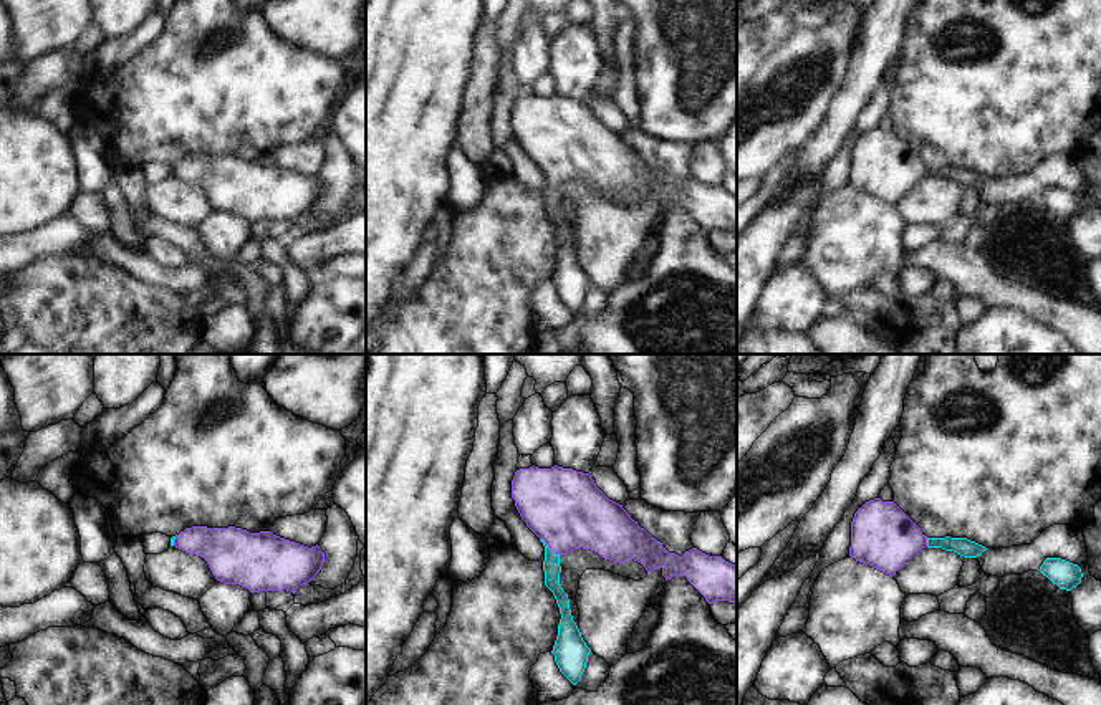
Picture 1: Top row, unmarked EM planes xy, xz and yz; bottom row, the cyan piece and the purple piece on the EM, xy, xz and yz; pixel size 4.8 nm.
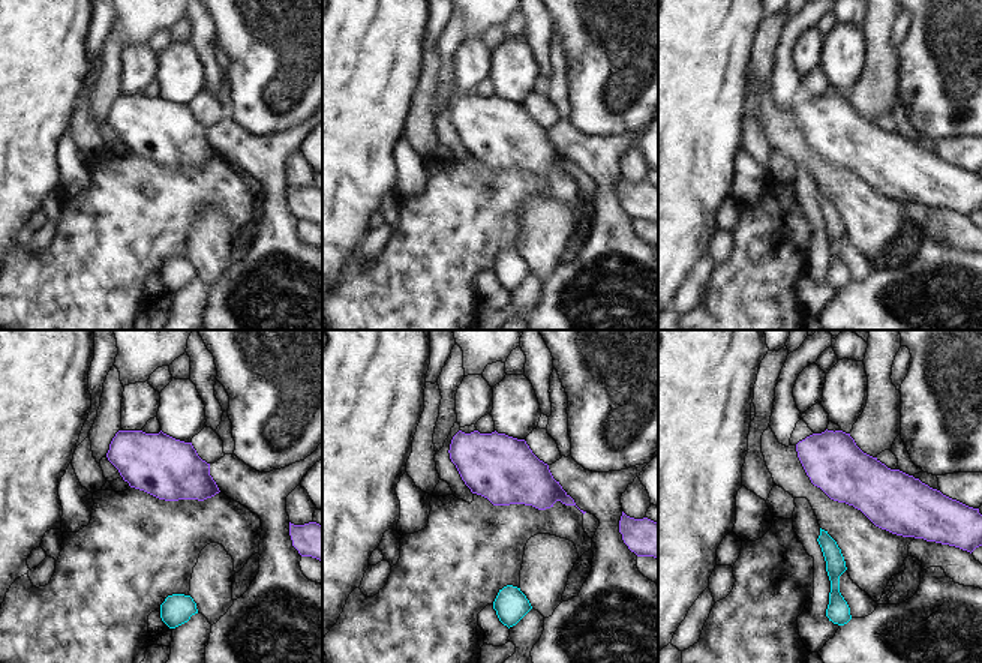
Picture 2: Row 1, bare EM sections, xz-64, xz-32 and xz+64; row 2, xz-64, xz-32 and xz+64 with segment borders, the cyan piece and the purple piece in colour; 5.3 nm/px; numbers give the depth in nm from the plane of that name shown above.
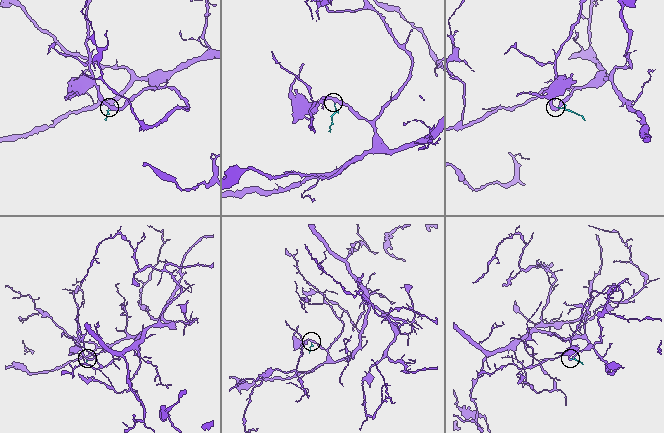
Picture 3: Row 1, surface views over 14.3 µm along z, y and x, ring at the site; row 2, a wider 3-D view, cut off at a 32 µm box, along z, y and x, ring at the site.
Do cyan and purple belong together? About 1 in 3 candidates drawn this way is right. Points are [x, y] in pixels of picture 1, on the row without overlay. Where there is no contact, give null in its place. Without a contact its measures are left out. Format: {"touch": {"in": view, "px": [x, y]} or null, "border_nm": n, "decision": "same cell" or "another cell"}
{"touch": {"in": "xz", "px": [548, 177]}, "border_nm": 130, "decision": "same cell"}

